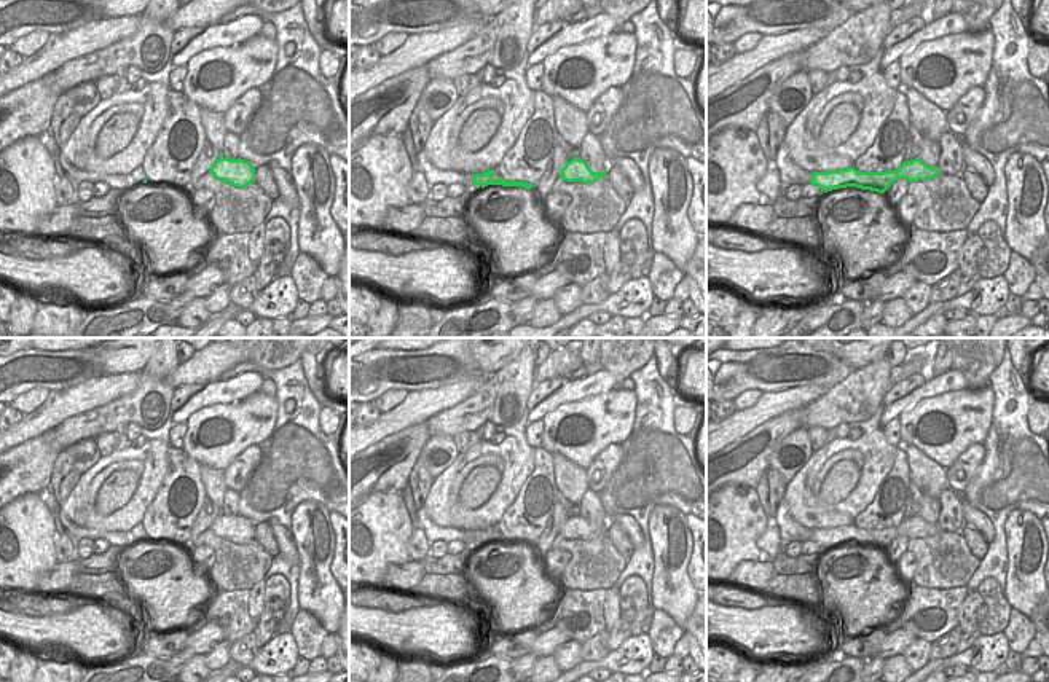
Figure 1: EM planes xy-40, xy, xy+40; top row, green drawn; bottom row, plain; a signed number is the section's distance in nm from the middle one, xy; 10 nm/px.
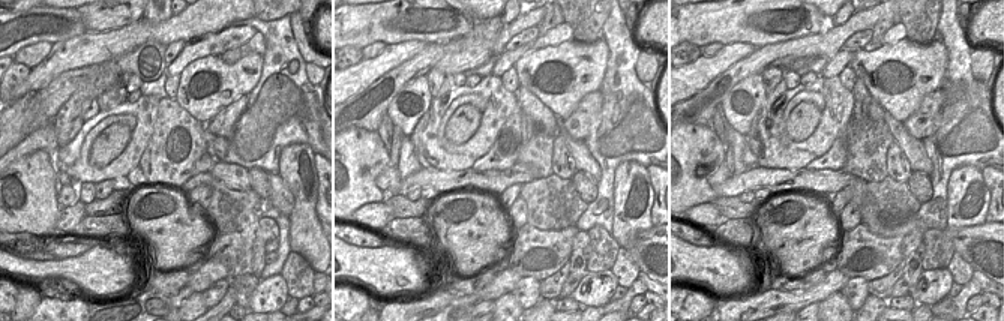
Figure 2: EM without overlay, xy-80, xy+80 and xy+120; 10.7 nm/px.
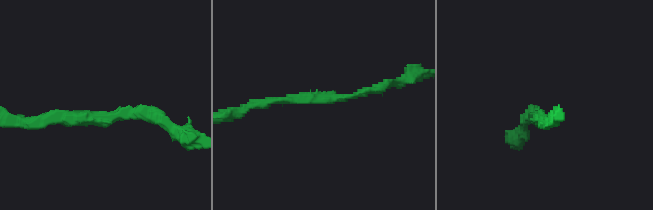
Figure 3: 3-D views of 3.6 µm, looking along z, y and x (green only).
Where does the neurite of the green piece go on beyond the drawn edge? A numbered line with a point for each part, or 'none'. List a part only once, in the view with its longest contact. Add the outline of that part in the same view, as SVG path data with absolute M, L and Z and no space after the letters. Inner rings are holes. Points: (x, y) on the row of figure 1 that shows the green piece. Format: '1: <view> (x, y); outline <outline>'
none

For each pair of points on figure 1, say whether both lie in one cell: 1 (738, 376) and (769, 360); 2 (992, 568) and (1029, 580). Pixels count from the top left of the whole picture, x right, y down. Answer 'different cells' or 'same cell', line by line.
1: same cell
2: different cells

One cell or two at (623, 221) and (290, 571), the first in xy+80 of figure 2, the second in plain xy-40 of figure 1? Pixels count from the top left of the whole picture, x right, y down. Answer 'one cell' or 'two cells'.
two cells

